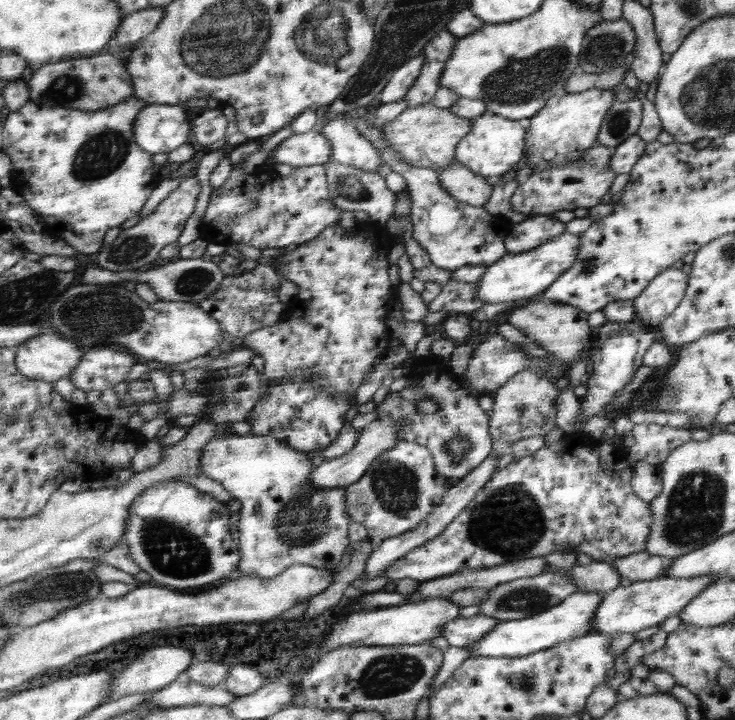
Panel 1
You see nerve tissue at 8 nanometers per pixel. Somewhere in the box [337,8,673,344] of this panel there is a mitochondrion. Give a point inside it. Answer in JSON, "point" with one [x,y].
{"point":[523,78]}

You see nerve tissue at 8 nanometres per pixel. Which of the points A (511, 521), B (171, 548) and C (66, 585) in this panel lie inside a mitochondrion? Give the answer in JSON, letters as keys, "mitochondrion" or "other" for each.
{"A":"mitochondrion","B":"mitochondrion","C":"mitochondrion"}

